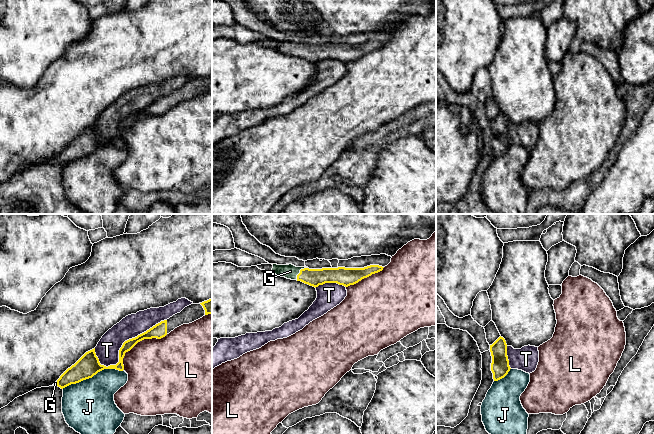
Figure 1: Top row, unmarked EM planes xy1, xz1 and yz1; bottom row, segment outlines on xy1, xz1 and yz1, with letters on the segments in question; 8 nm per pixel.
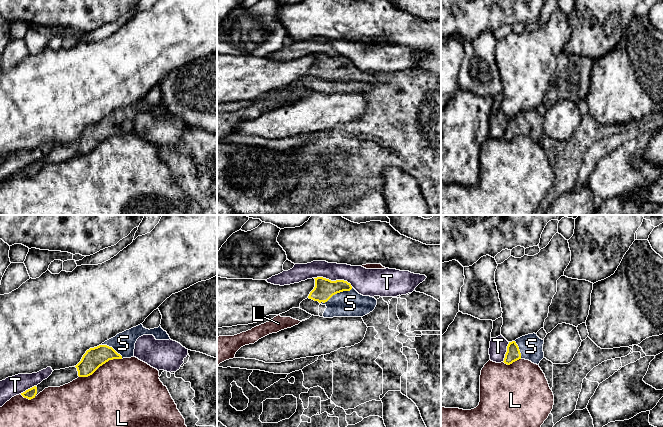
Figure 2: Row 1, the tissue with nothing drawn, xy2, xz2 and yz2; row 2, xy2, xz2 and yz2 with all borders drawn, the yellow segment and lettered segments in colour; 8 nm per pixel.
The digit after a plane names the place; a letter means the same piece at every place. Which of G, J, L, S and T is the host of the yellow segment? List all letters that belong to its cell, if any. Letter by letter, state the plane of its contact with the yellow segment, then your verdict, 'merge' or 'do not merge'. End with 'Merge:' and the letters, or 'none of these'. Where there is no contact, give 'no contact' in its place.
G: contact in xz1; merge
J: contact in xy1; do not merge
L: contact in xy1; do not merge
S: contact in xz2; merge
T: contact in xy1; do not merge
Merge: G, S

